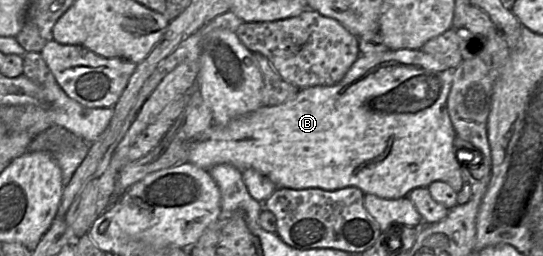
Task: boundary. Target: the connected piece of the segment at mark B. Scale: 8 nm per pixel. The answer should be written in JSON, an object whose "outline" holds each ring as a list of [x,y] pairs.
{"outline":[[[401,49],[370,55],[361,54],[344,78],[335,85],[304,88],[295,97],[283,104],[262,106],[254,112],[232,119],[223,126],[212,125],[191,143],[188,161],[206,170],[217,164],[230,164],[241,171],[244,169],[254,169],[268,177],[278,188],[319,188],[332,191],[345,187],[357,187],[365,194],[376,195],[383,199],[398,199],[408,197],[413,189],[419,187],[428,188],[434,181],[443,181],[449,184],[456,192],[459,192],[462,188],[462,177],[454,156],[453,142],[456,133],[447,109],[447,99],[453,81],[453,72],[452,69],[420,50]]]}

